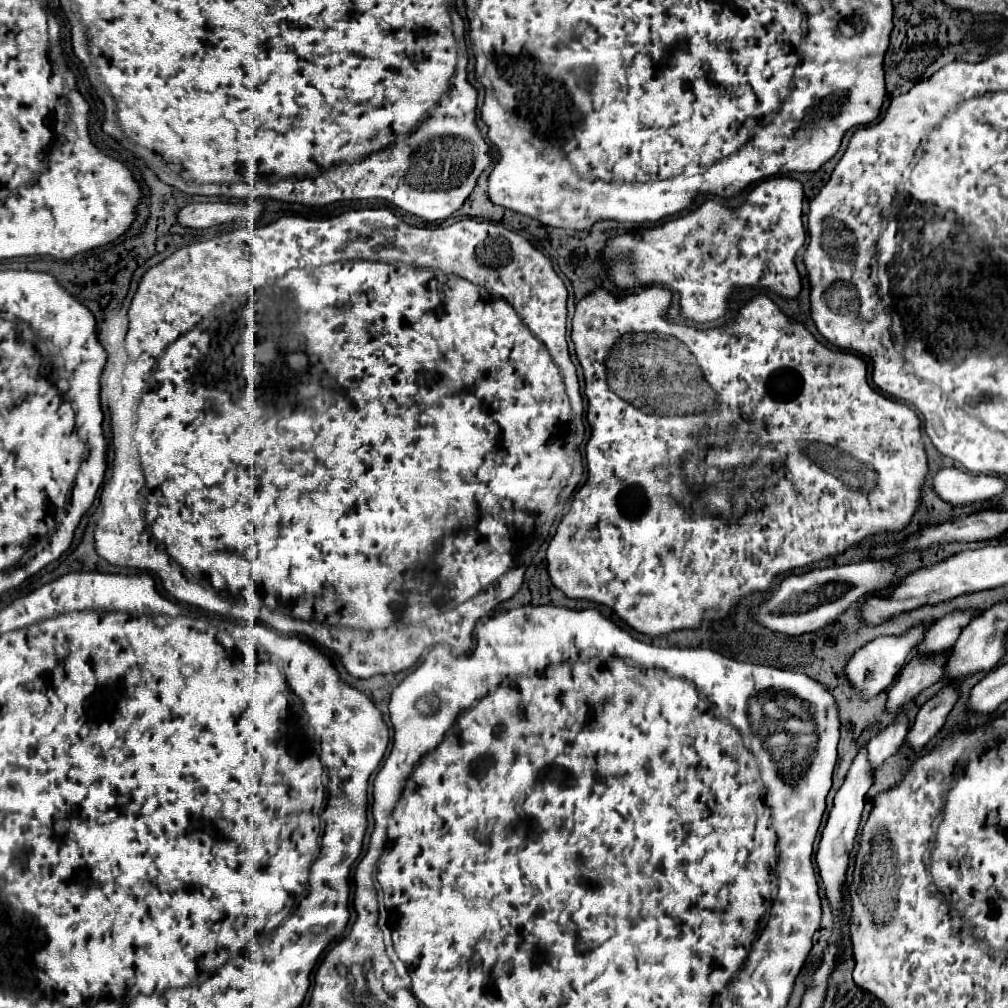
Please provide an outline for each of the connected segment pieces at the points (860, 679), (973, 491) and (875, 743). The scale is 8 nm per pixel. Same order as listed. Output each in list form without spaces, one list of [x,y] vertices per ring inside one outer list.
[[[915,625],[915,627],[909,627],[905,633],[901,635],[887,635],[887,637],[877,637],[873,639],[871,643],[867,643],[865,647],[861,647],[853,657],[851,661],[847,663],[845,667],[845,673],[847,673],[847,679],[853,687],[861,689],[863,697],[873,697],[877,695],[879,691],[883,691],[889,683],[893,683],[893,679],[897,677],[897,673],[901,671],[907,655],[917,649],[923,639],[925,639],[925,633],[929,631],[929,625]]]
[[[945,467],[933,477],[933,487],[939,497],[951,505],[973,505],[1001,495],[1007,483],[995,475],[967,473]]]
[[[901,713],[895,723],[891,723],[889,727],[885,727],[883,731],[879,731],[871,741],[869,741],[869,759],[871,765],[877,769],[889,755],[893,755],[897,751],[897,747],[901,745],[901,741],[907,735],[907,727],[909,727],[909,719],[907,713]]]

